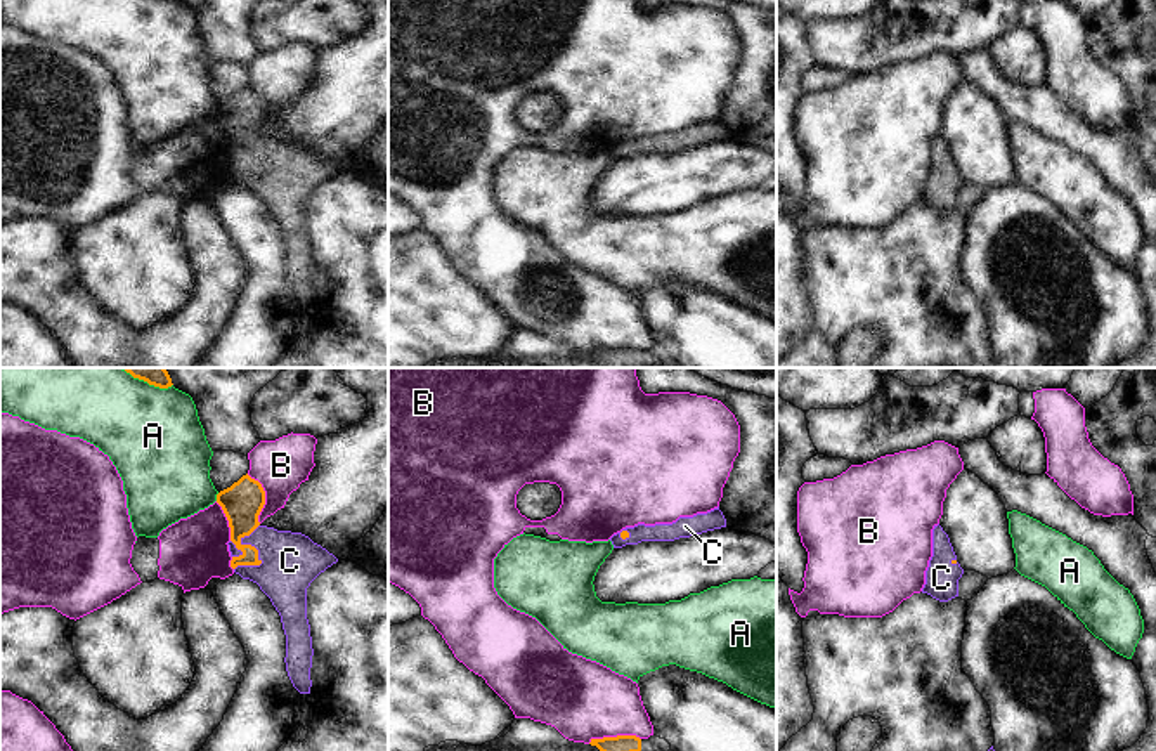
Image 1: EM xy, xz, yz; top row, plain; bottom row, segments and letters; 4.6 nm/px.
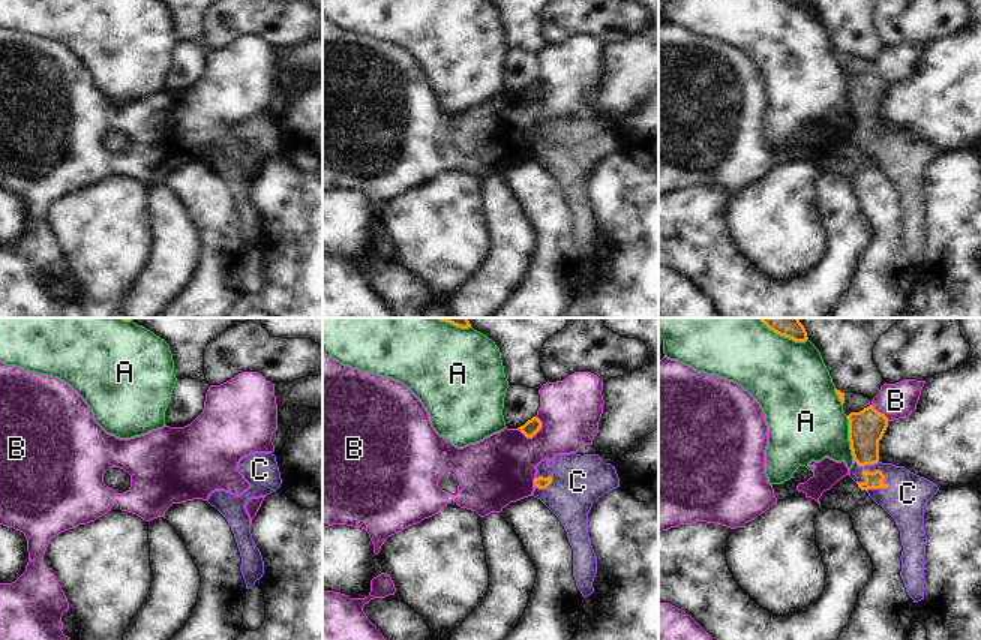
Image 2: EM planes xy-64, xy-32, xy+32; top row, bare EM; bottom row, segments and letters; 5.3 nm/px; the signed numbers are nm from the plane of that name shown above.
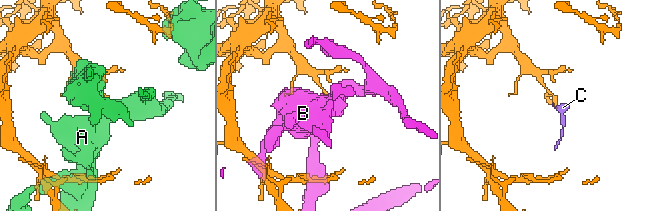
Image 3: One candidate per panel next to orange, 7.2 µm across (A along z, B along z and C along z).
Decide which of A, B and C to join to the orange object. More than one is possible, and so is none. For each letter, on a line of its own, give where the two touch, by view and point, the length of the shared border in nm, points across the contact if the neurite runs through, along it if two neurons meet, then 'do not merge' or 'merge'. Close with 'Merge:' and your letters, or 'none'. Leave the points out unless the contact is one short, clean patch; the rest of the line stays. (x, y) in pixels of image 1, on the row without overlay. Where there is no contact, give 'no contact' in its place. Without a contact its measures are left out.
A: meets orange in xy at (217, 108); contact 40 nm long; do not merge
B: meets orange in xy at (264, 108); contact 240 nm long; do not merge
C: meets orange in xy at (257, 163); contact 240 nm long; runs through xy (243, 113), (241, 153), (257, 163), (276, 172), (290, 172); merge
Merge: C

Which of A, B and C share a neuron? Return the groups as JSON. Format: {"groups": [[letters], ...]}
{"groups": [["A"], ["B"], ["C"]]}

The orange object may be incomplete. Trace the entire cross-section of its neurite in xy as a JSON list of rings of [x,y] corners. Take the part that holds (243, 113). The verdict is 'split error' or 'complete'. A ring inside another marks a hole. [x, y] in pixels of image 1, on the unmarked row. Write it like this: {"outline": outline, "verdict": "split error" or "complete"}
{"outline": [[[248,85],[231,99],[220,102],[217,106],[217,114],[222,118],[231,139],[231,153],[227,154],[232,168],[231,179],[243,191],[257,194],[270,210],[281,227],[286,246],[284,274],[288,288],[300,305],[310,305],[314,260],[307,231],[307,199],[321,184],[336,175],[338,170],[302,144],[277,142],[262,137],[258,127],[265,116],[265,102],[262,95]]], "verdict": "split error"}

